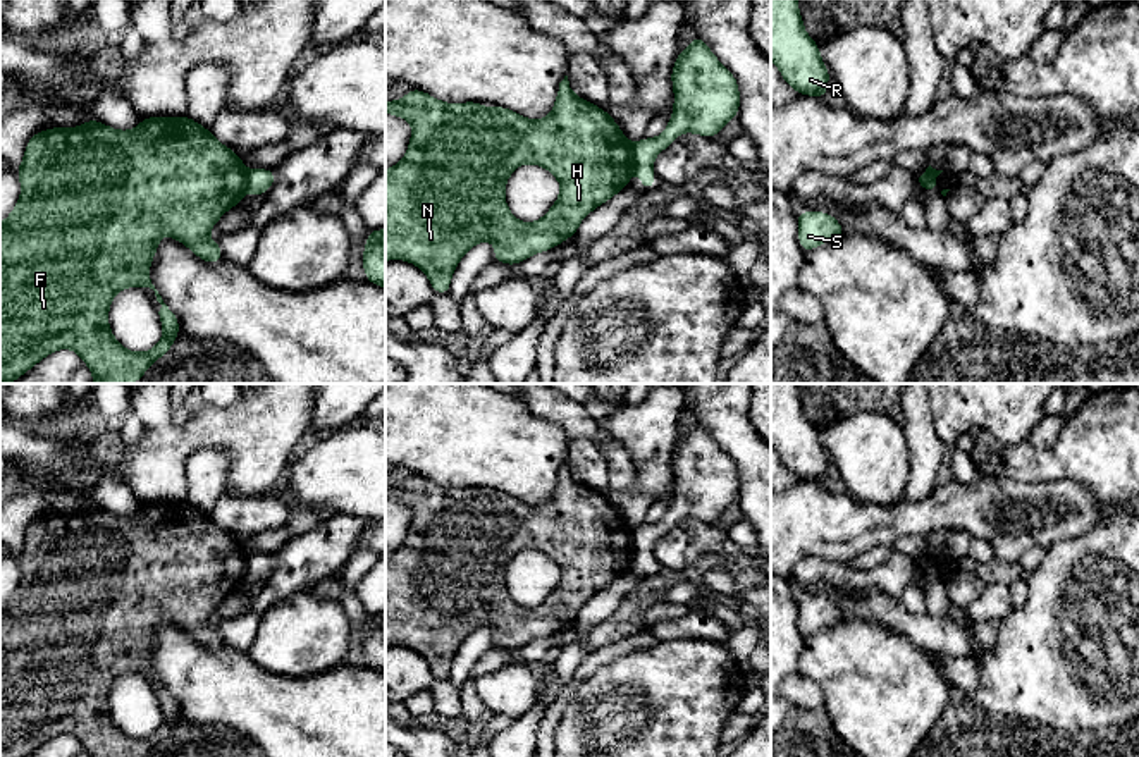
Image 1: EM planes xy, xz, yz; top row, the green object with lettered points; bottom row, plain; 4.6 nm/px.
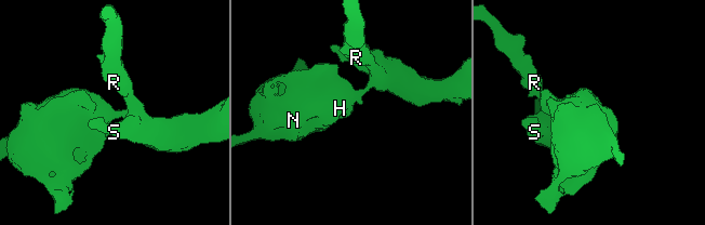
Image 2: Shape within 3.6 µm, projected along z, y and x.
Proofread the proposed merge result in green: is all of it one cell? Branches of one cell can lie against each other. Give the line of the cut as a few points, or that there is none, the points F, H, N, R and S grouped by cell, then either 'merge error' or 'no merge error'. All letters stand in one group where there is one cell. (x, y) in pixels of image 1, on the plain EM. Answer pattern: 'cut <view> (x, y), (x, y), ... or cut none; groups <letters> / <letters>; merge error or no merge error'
cut yz (917, 565), (924, 563), (935, 568); groups F H N / R S; merge error

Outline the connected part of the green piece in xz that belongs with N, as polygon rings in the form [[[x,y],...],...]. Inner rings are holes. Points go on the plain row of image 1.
[[[568,461],[559,468],[552,497],[539,506],[501,490],[487,494],[478,487],[446,489],[416,473],[401,485],[385,487],[385,499],[397,501],[413,513],[404,544],[385,556],[385,647],[404,645],[416,650],[428,662],[435,680],[449,678],[459,645],[475,630],[490,626],[496,630],[494,647],[518,650],[575,621],[580,607],[626,575],[631,563],[631,526],[604,494],[573,478]],[[523,549],[544,552],[561,569],[559,583],[532,609],[513,602],[504,582],[509,561]]]

